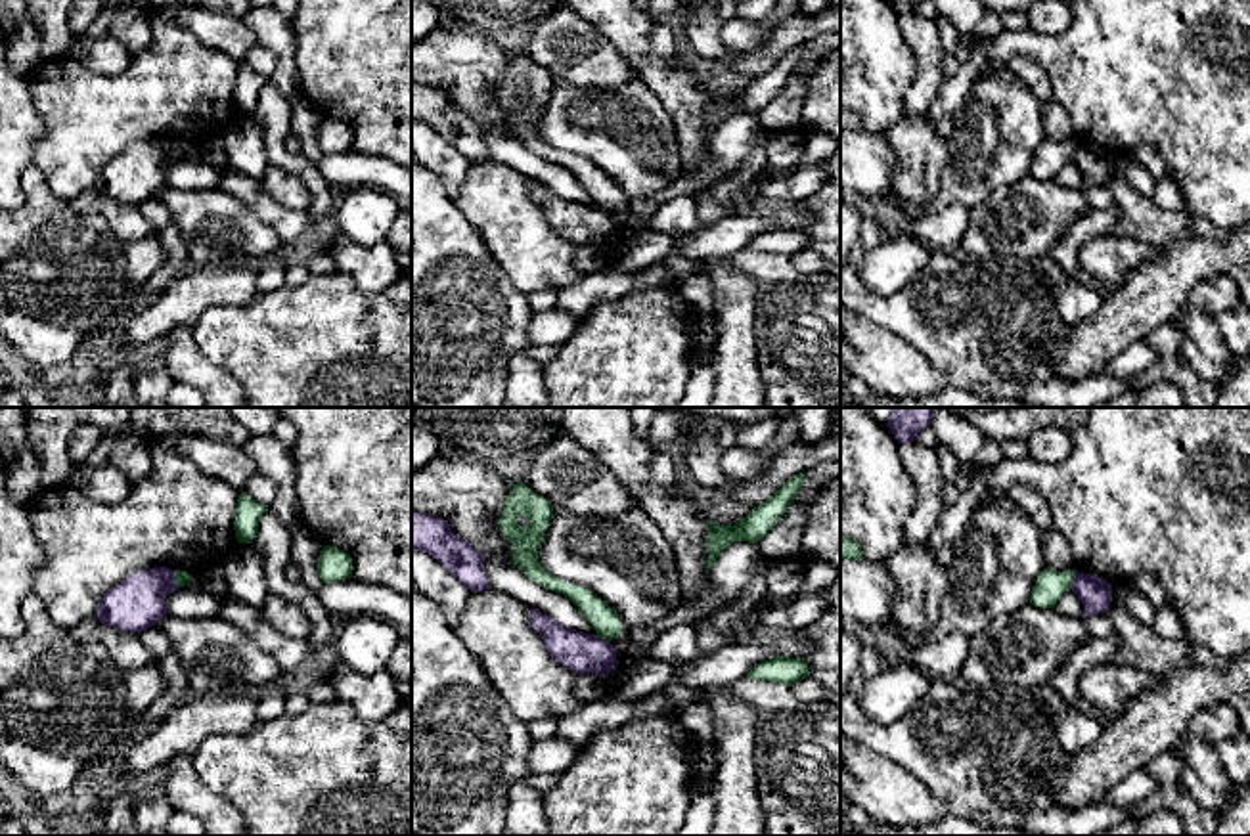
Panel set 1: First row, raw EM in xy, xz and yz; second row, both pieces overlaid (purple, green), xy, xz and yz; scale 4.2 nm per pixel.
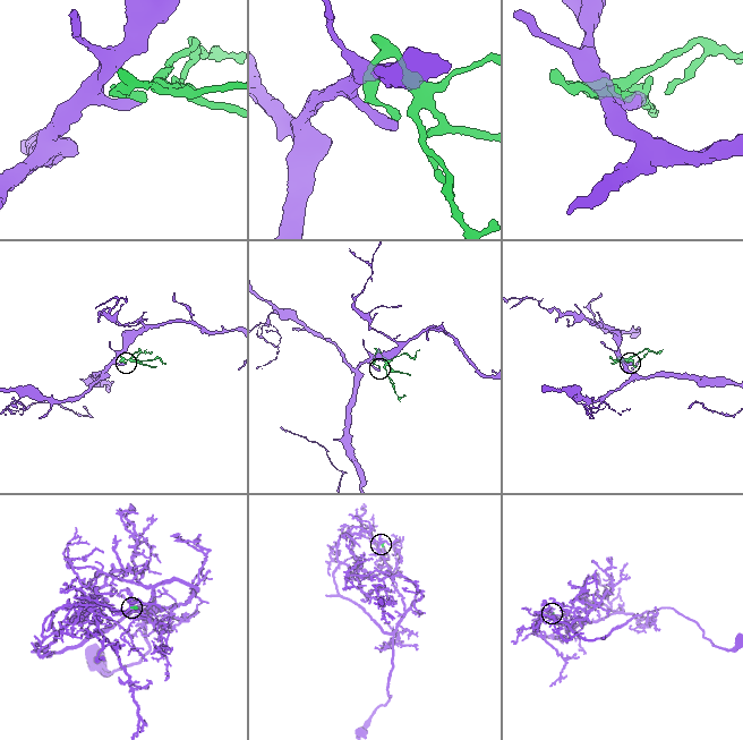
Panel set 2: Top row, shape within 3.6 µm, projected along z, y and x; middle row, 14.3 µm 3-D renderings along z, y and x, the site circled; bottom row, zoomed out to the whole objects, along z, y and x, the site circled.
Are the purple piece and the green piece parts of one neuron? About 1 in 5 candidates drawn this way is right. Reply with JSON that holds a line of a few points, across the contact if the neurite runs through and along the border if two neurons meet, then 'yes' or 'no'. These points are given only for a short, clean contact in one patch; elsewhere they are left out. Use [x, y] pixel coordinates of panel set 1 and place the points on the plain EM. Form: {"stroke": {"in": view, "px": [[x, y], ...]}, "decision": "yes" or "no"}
{"stroke": {"in": "yz", "px": [[1074, 142], [1071, 159]]}, "decision": "no"}

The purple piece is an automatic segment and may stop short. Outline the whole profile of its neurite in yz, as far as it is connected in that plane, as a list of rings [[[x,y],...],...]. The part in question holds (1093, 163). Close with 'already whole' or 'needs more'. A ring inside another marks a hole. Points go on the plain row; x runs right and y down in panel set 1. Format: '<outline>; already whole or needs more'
[[[1074,142],[1072,163],[1083,176],[1083,189],[1105,186],[1110,178],[1110,155],[1099,147]]]; already whole

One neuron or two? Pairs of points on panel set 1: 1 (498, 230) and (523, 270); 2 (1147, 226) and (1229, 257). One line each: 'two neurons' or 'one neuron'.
1: one neuron
2: two neurons

